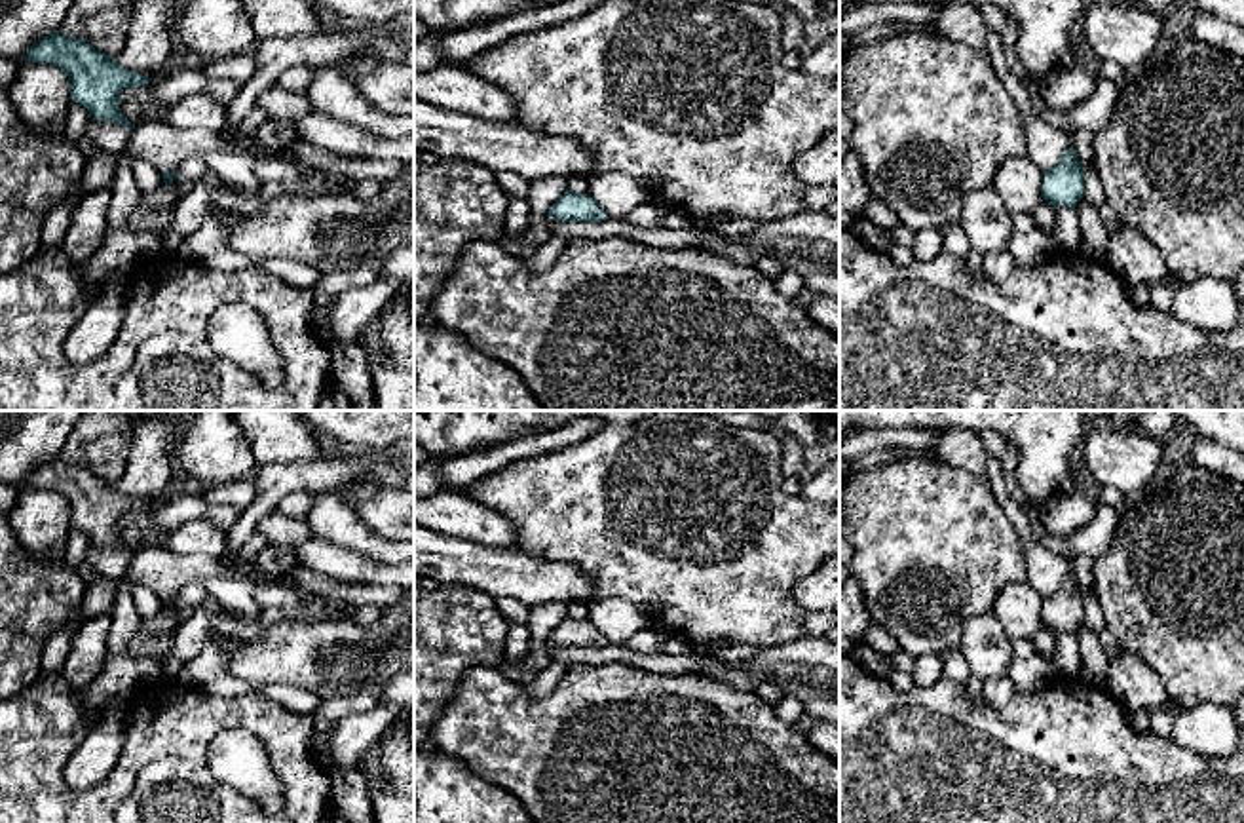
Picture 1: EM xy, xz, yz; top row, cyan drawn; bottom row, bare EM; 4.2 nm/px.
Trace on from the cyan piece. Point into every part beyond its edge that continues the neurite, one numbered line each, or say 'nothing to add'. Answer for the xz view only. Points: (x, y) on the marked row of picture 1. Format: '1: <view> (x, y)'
nothing to add

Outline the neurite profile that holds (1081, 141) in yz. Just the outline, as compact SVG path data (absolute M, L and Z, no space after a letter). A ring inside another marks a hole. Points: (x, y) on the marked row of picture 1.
M1077 129L1069 137L1071 148L1075 150L1083 169L1086 171L1090 165L1094 165L1094 152L1092 152L1094 133L1088 129Z

